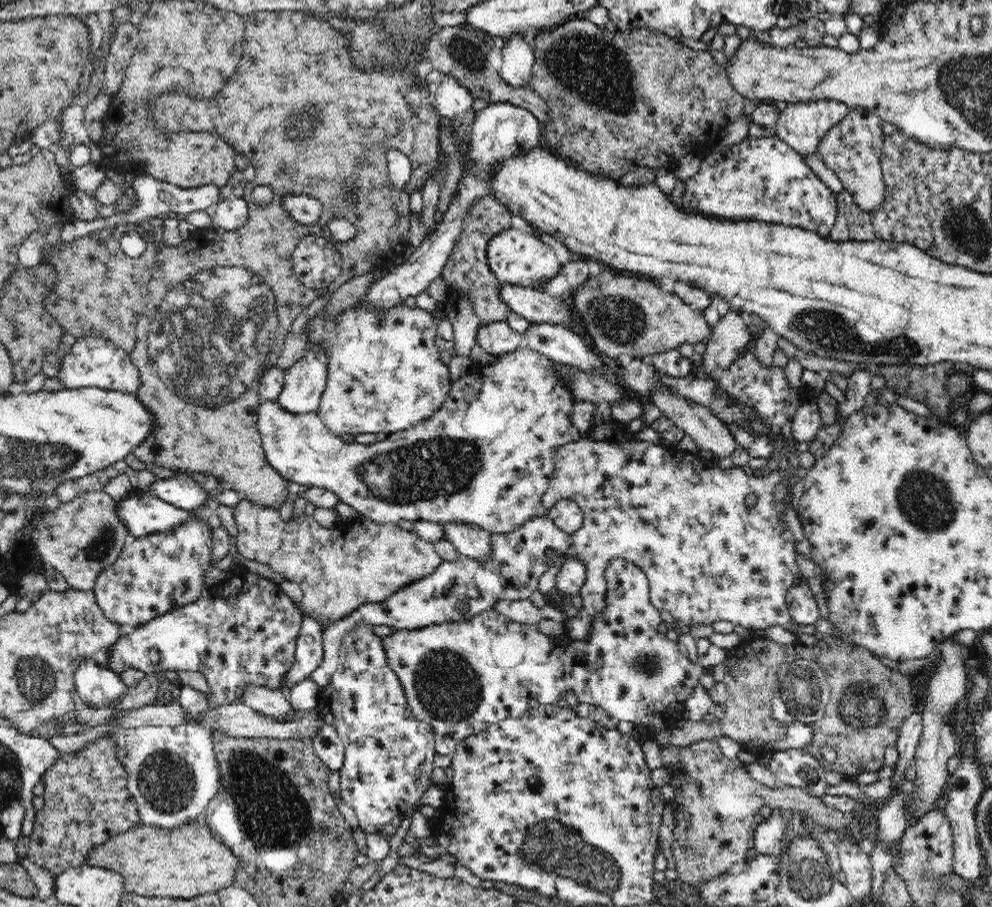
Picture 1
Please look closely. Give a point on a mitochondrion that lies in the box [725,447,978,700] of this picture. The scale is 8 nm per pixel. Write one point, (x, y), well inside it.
(925, 499)

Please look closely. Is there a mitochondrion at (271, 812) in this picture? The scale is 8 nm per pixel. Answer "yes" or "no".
yes

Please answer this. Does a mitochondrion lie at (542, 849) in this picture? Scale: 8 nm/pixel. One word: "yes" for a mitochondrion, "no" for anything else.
yes

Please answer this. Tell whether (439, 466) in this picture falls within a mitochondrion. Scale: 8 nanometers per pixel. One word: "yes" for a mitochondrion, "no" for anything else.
yes

